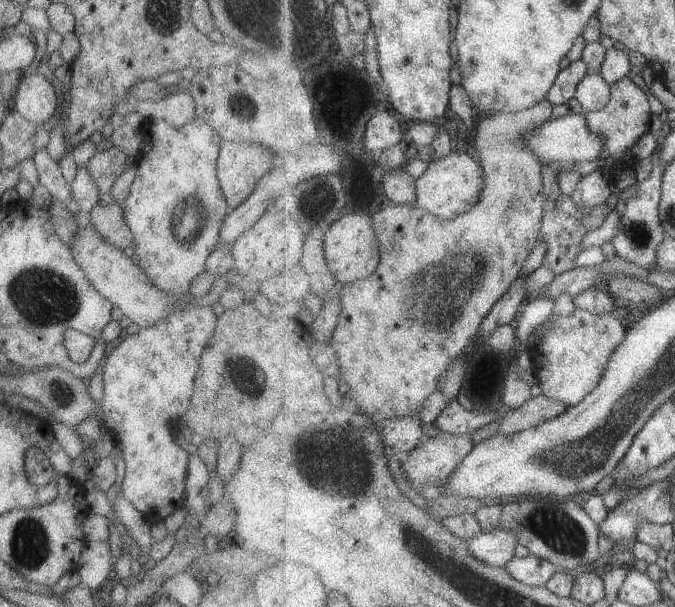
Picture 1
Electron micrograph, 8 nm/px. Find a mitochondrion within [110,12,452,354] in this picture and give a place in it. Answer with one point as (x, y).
(188, 213)

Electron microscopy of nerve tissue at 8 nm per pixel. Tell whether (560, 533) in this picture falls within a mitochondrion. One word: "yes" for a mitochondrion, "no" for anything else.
yes

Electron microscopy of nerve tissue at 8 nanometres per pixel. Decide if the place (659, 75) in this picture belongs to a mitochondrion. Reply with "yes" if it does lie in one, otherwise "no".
no

